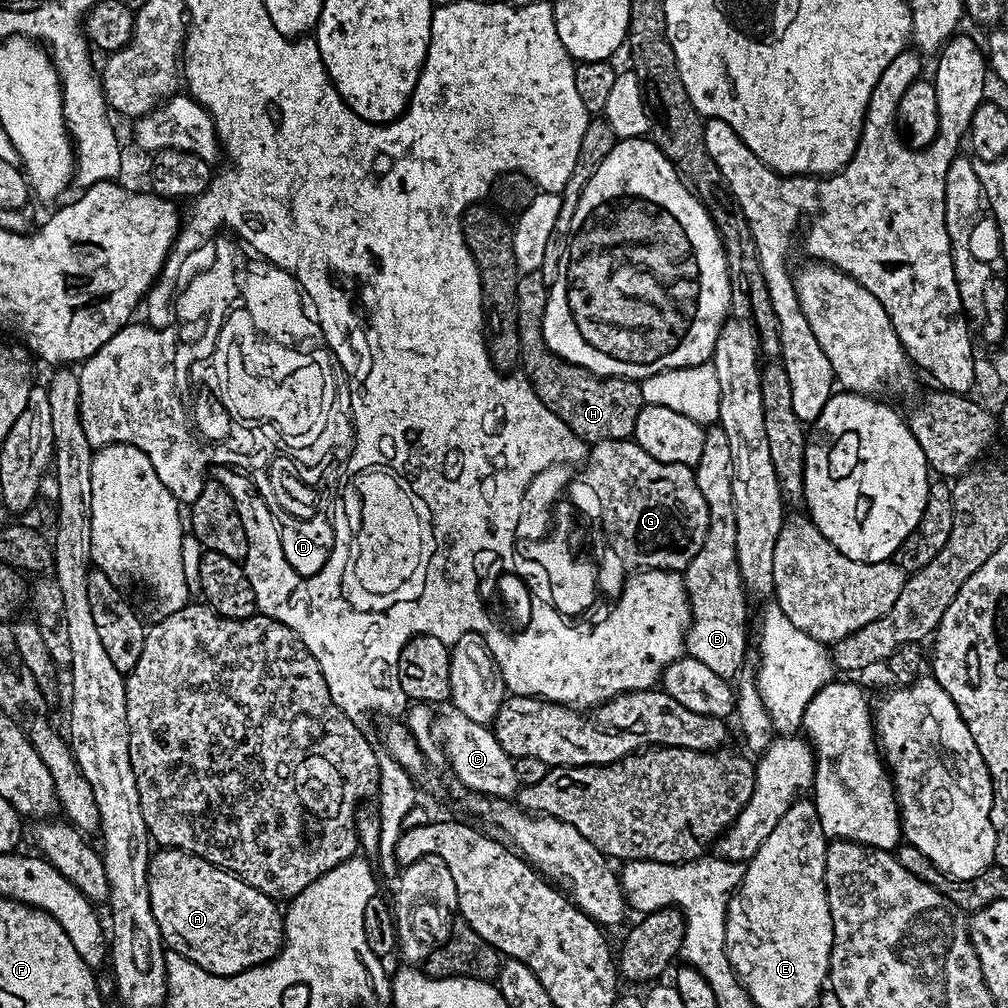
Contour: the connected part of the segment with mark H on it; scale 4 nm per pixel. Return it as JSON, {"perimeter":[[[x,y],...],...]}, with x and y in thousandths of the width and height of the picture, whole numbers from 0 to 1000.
{"perimeter":[[[521,270],[514,280],[514,339],[516,340],[516,361],[519,372],[530,383],[534,395],[574,437],[589,441],[595,437],[621,437],[627,433],[629,423],[633,419],[633,411],[639,406],[639,396],[634,380],[629,377],[619,377],[615,373],[590,373],[580,365],[562,359],[556,353],[551,353],[540,338],[540,313],[544,299],[544,285],[538,280],[535,270]]]}

